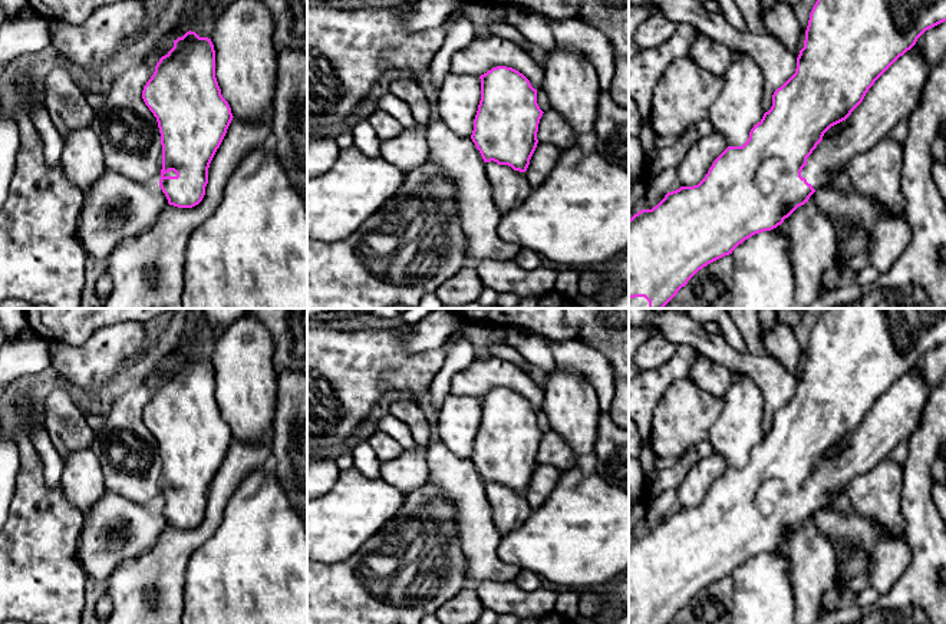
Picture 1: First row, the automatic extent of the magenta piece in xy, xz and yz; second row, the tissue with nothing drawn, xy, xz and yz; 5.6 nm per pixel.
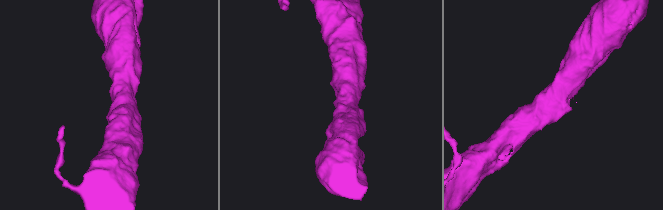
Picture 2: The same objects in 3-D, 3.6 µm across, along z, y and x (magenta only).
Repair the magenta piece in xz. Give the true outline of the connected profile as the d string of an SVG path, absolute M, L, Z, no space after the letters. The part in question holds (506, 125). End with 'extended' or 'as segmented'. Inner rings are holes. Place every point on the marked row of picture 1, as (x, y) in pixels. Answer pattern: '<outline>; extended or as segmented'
M497 66L479 79L481 100L471 139L485 162L492 201L505 214L533 192L525 171L544 112L537 103L537 89L518 70Z; extended

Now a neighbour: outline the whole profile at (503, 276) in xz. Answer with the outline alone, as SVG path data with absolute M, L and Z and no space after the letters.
M485 260L471 263L485 288L497 294L535 297L556 290L558 273L544 265L523 270L514 260Z

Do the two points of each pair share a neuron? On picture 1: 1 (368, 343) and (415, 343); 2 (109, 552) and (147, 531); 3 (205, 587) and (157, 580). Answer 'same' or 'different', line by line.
1: different
2: same
3: different

